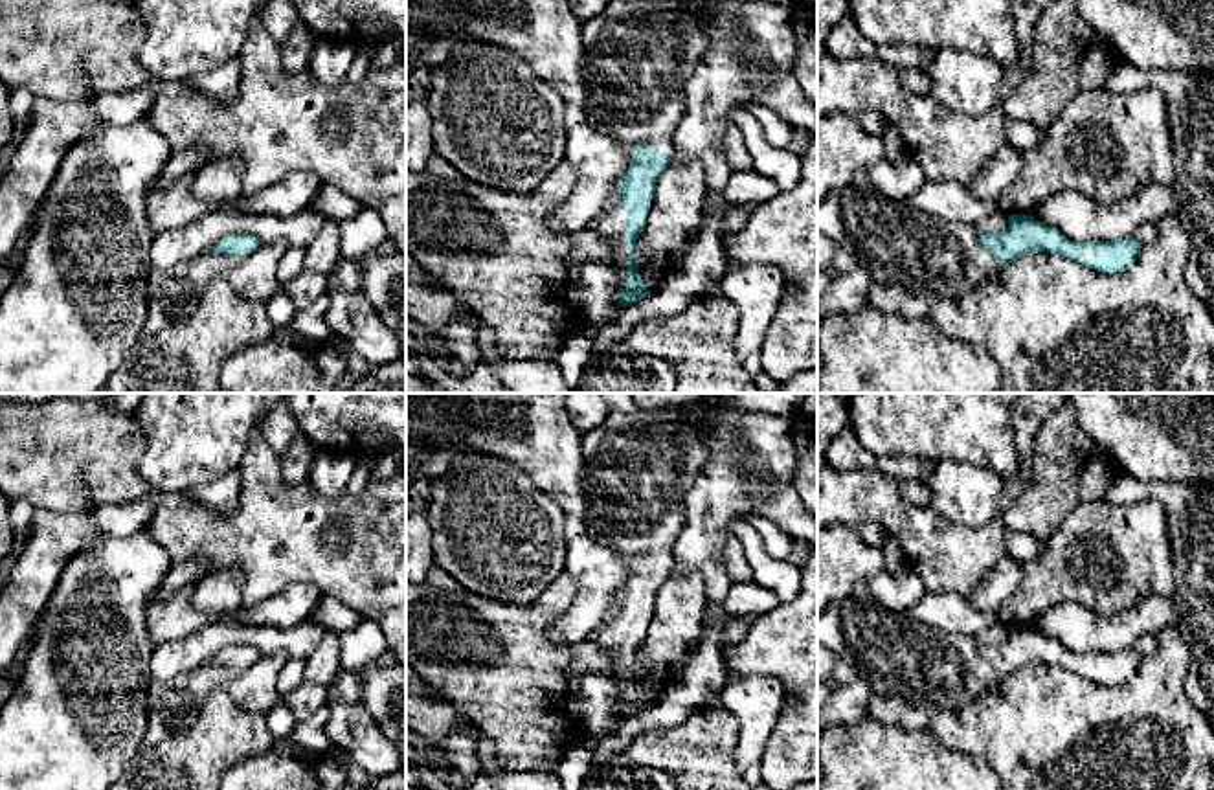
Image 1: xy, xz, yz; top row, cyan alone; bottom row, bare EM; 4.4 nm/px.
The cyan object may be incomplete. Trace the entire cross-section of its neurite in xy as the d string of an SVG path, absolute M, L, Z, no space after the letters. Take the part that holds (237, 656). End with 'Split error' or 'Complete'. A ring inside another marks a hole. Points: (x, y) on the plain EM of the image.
M228 645L213 660L171 680L151 680L147 689L145 746L160 744L189 728L215 689L228 689L261 652L250 645Z. Split error

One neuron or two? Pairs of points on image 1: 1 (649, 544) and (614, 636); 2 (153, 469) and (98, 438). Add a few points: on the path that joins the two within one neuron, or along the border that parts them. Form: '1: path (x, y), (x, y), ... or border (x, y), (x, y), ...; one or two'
1: path (645, 566), (645, 581), (634, 605), (634, 614); one
2: border (134, 417), (144, 438), (138, 474), (151, 487); two

